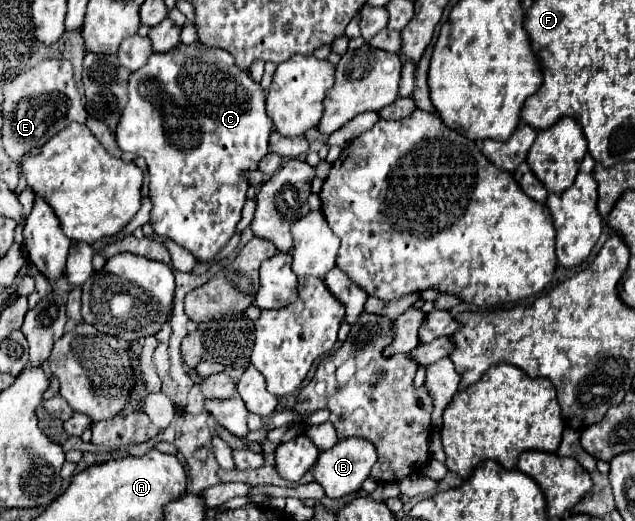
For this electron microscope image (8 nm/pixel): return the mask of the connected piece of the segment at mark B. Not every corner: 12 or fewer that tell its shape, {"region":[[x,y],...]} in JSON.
{"region":[[363,438],[321,452],[313,476],[329,498],[357,492],[375,448]]}

